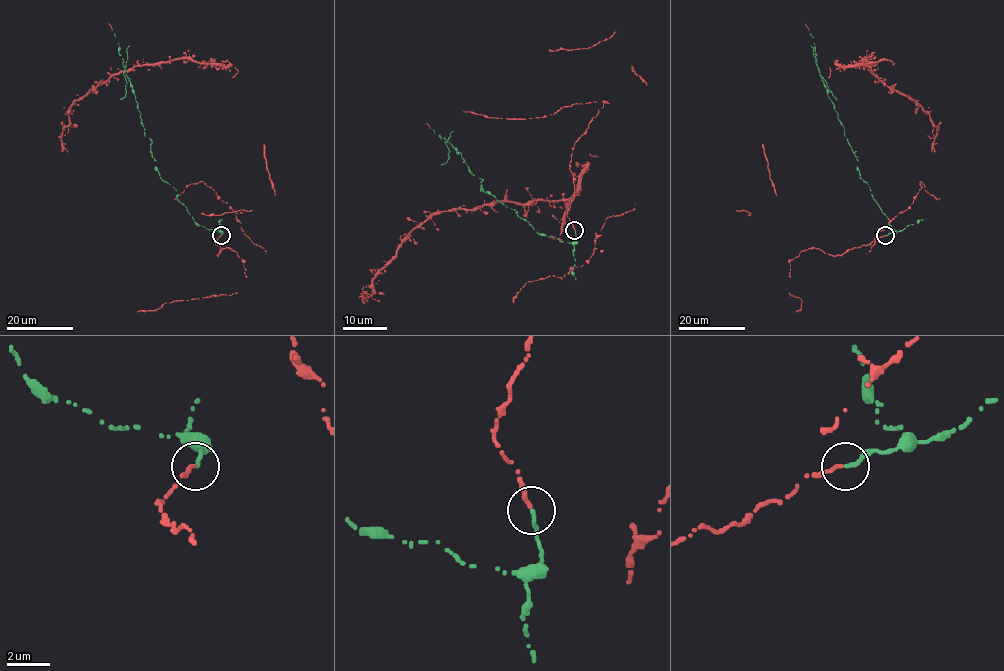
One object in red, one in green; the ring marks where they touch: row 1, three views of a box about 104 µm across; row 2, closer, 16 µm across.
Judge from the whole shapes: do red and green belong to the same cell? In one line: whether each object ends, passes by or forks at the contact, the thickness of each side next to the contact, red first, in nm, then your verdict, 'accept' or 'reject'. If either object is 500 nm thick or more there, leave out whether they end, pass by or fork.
red ends; green ends; calibres 200 and 200 nm; accept

